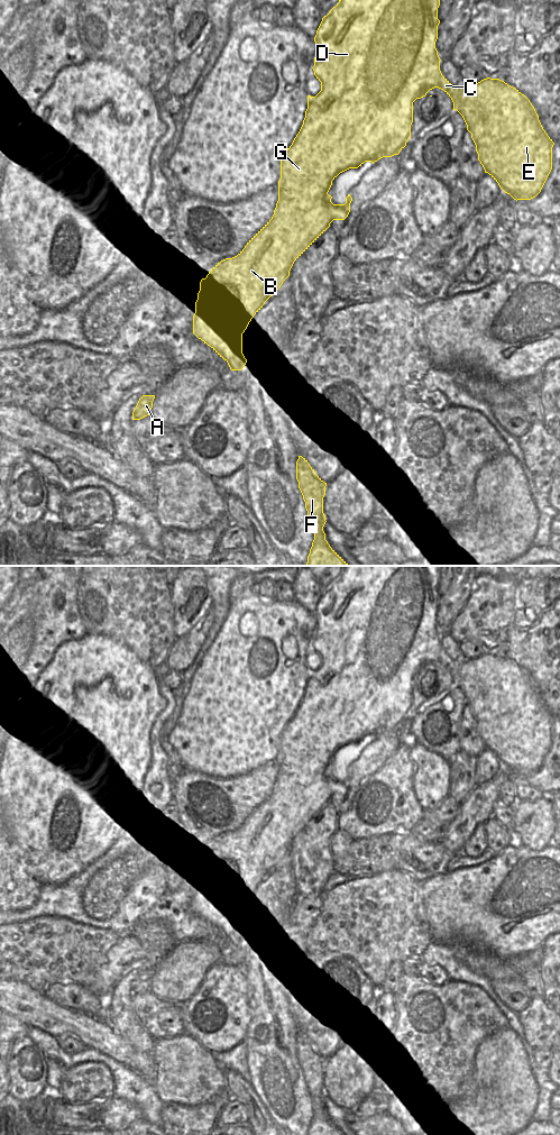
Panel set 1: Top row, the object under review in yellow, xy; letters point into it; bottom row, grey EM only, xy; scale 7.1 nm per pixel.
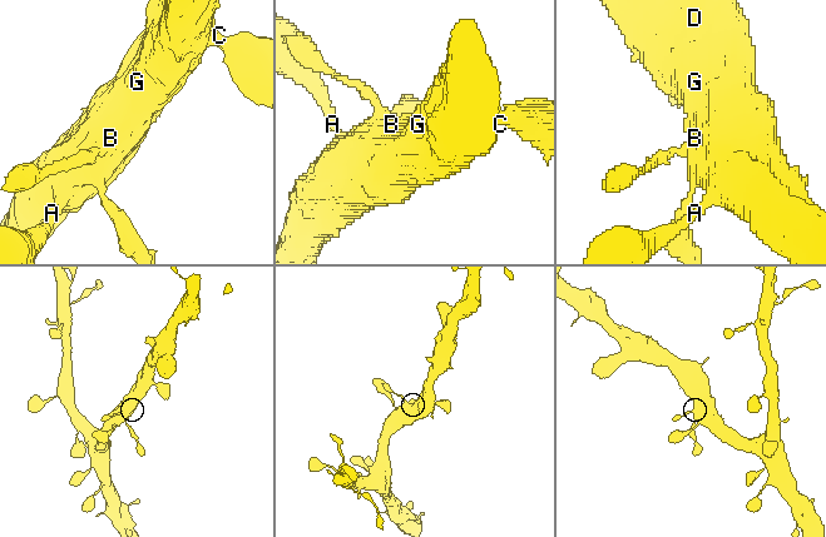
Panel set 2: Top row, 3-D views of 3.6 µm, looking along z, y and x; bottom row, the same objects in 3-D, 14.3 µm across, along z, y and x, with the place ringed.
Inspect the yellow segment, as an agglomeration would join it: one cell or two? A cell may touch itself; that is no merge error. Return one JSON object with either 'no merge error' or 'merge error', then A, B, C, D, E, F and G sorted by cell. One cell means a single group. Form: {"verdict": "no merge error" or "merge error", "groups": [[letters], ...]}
{"verdict": "no merge error", "groups": [["A", "B", "C", "D", "E", "F", "G"]]}

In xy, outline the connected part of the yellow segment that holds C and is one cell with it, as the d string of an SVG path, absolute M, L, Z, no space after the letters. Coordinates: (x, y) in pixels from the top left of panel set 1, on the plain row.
M343 566L343 571L336 582L322 593L316 605L314 616L316 619L316 630L314 632L314 650L321 657L321 666L315 670L307 670L307 684L303 699L294 713L292 720L285 726L281 735L281 753L278 756L278 776L274 785L272 794L247 817L245 823L235 832L226 833L218 837L200 857L200 866L195 877L195 888L193 890L193 908L204 918L210 921L220 932L229 940L231 945L241 945L247 934L242 928L242 908L247 904L254 890L263 882L265 877L273 871L281 862L283 857L290 851L290 845L294 836L330 802L333 795L345 795L350 787L350 778L352 772L350 769L346 772L345 779L333 779L332 771L328 769L332 756L342 747L349 743L358 743L365 736L373 739L383 732L392 732L398 730L406 721L411 713L411 699L413 697L413 677L421 674L426 668L439 662L443 665L453 677L453 685L457 685L463 693L467 705L471 708L471 713L476 720L478 735L483 740L485 748L488 748L499 760L499 762L514 775L531 775L535 772L542 765L551 744L552 744L552 722L554 717L543 704L539 690L530 677L530 675L515 662L508 660L499 653L484 653L472 660L457 662L452 660L440 646L440 632L435 623L438 614L438 583L440 580L440 571L438 566Z

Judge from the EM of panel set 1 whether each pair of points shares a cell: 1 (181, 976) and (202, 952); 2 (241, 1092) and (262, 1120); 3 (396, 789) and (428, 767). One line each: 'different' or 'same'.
1: same
2: same
3: different

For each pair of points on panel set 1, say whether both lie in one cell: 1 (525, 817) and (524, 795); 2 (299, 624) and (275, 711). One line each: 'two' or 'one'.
1: two
2: one

